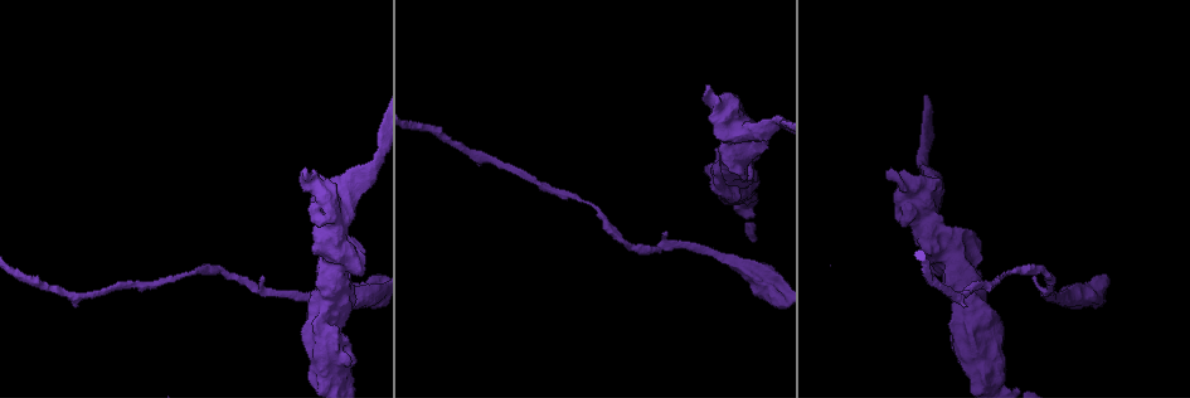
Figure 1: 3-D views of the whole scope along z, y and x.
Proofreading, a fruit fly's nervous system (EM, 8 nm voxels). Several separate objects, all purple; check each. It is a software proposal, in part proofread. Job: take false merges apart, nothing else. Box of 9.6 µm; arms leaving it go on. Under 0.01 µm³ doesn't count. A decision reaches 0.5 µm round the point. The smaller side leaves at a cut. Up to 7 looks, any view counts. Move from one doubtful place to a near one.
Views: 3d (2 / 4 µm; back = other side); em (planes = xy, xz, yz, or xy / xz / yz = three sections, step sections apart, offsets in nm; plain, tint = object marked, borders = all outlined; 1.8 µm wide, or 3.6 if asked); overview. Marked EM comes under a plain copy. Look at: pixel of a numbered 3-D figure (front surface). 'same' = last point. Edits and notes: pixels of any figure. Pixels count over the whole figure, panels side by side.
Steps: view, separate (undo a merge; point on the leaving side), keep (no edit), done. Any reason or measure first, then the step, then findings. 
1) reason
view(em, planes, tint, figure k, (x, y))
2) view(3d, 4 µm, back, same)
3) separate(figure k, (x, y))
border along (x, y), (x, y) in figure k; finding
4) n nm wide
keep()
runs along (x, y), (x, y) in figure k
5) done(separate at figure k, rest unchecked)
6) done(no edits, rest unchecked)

calibre changes
view(3d, 2 µm, back, figure 1, (1063, 297))

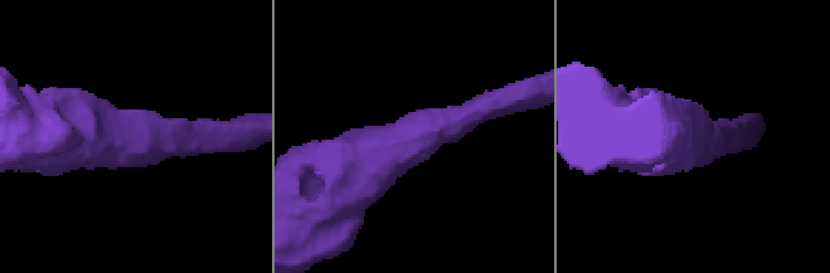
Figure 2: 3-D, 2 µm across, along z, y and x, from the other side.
shape alone is not enough
view(em, planes, tint, figure 2, (108, 137))

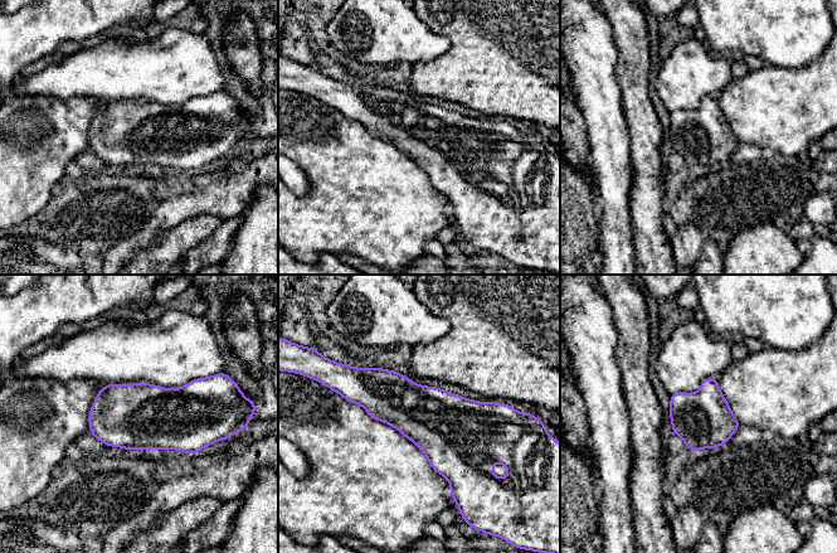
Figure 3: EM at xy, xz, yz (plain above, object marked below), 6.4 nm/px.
keep()
one neuron here

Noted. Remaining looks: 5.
thick turns thin
view(3d, 4 µm, figure 1, (335, 226))

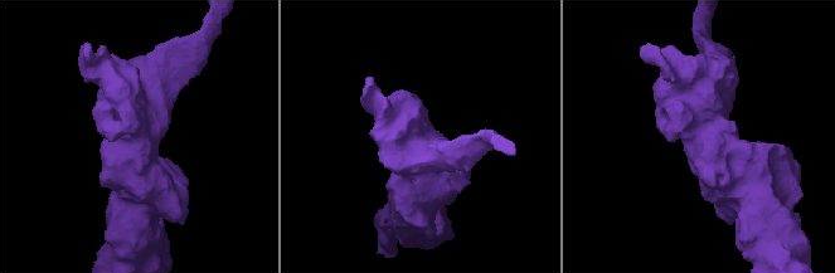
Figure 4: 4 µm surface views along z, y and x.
view(em, 3.6 µm, planes, tint, figure 4, (135, 138))

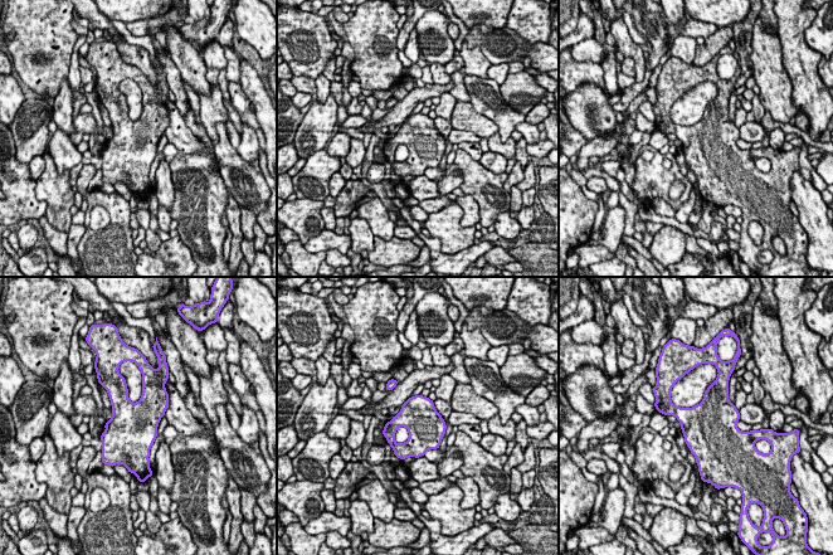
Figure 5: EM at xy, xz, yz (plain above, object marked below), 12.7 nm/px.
keep()
all the same neuron

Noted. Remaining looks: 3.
abrupt turn
view(3d, 4 µm, figure 1, (329, 372))

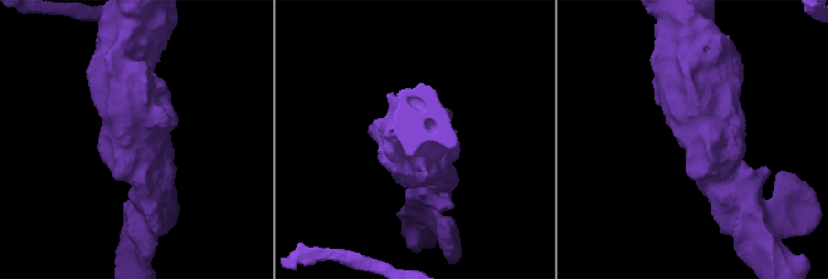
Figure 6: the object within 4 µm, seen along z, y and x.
need the tissue
view(em, 3.6 µm, yz, step 8, tint, figure 6, (129, 140))

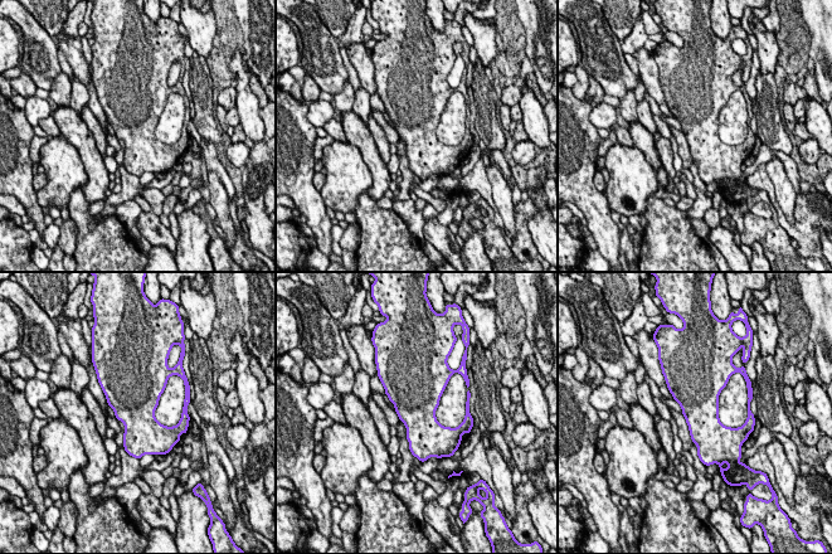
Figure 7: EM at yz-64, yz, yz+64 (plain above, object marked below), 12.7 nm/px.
cut it another way
view(em, 3.6 µm, planes, tint, same)

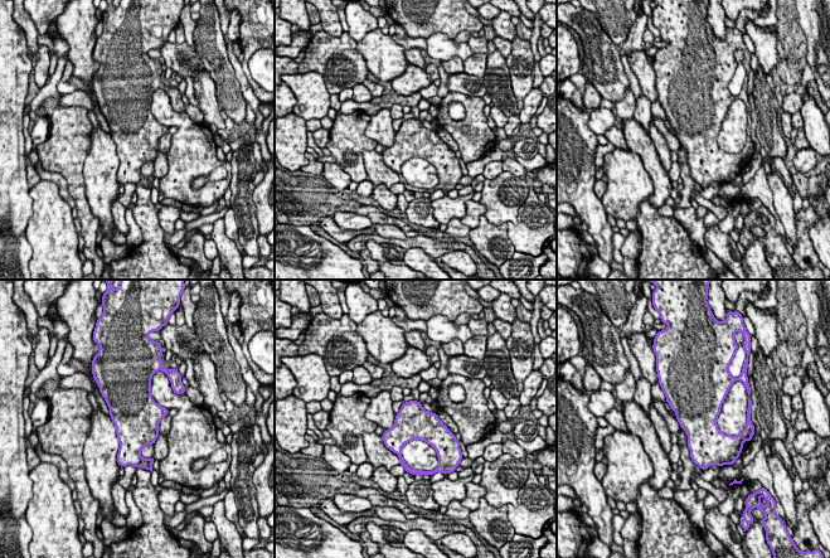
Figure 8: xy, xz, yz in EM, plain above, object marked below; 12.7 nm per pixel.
440 nm wide
keep()
continuous, no second neuron

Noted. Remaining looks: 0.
done(no edits, rest unchecked)

